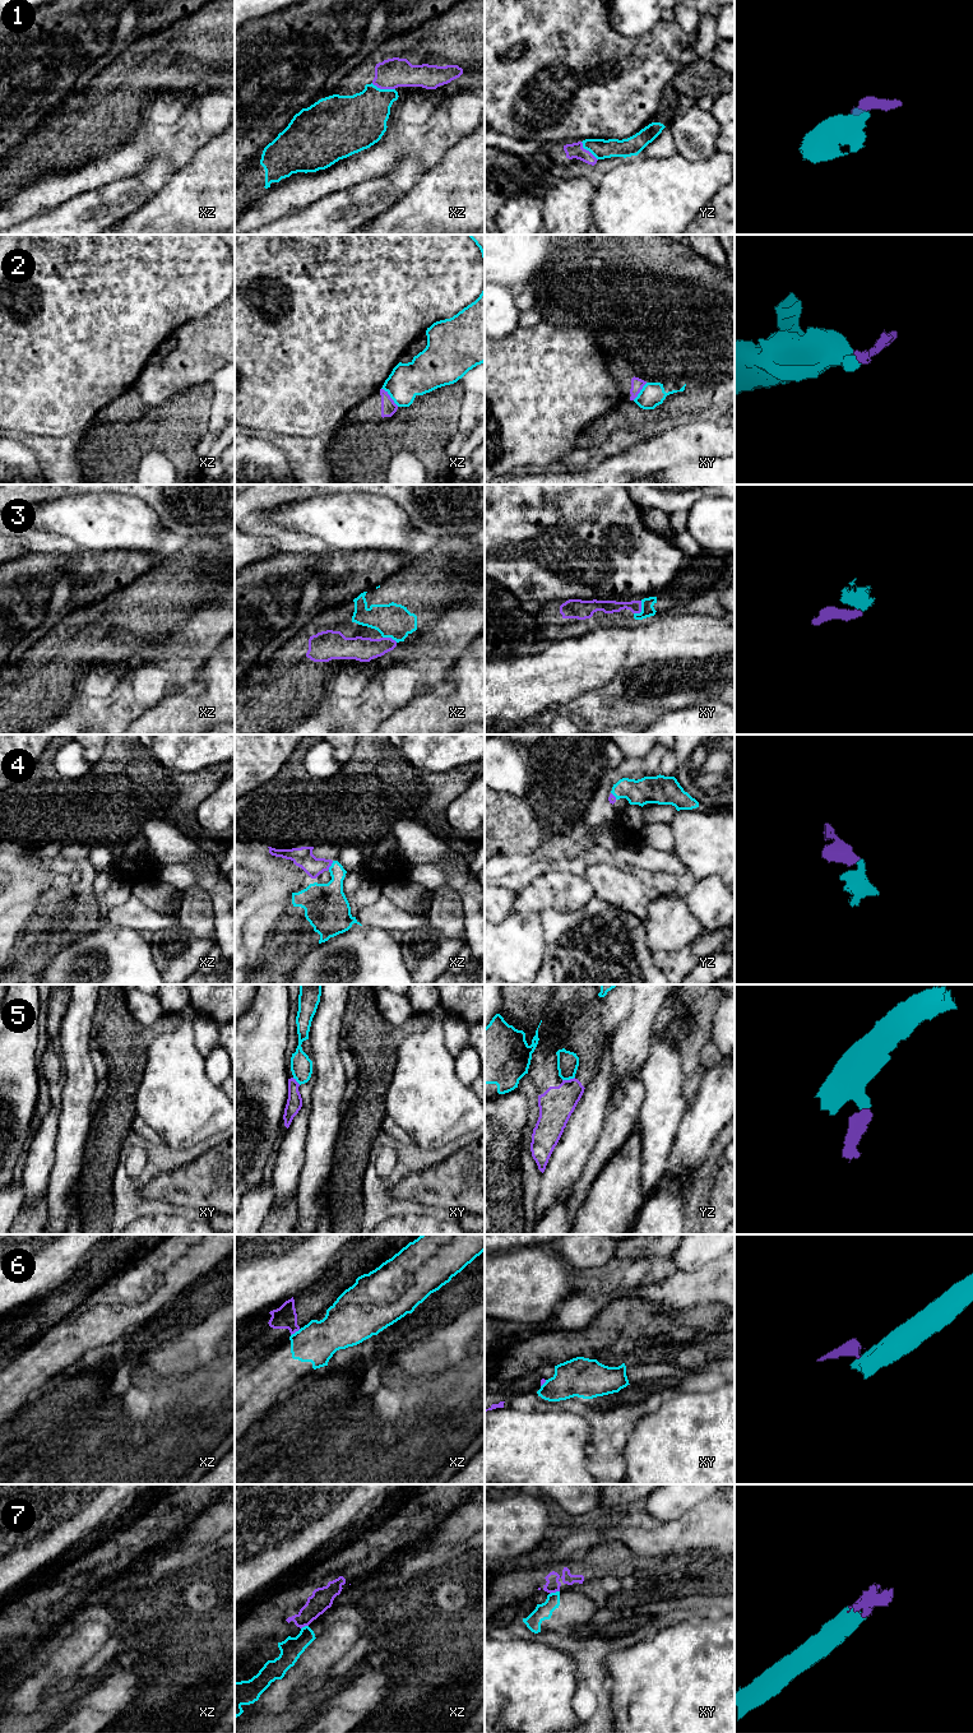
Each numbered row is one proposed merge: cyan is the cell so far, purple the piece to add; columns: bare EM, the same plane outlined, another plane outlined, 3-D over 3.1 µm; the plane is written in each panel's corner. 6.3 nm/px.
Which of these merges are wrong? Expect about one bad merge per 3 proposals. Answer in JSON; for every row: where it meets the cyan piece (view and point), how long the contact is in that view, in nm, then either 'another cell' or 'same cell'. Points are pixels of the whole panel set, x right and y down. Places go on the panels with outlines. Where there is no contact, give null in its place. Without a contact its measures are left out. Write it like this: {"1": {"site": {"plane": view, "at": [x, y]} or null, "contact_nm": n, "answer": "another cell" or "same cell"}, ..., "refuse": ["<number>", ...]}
{"1": {"site": {"plane": "xz", "at": [383, 89]}, "contact_nm": 160, "answer": "same cell"}, "2": {"site": {"plane": "xz", "at": [390, 397]}, "contact_nm": 160, "answer": "another cell"}, "3": {"site": {"plane": "xy", "at": [642, 610]}, "contact_nm": 100, "answer": "same cell"}, "4": {"site": {"plane": "xz", "at": [332, 865]}, "contact_nm": 70, "answer": "same cell"}, "5": {"site": {"plane": "yz", "at": [568, 1079]}, "contact_nm": 80, "answer": "another cell"}, "6": {"site": {"plane": "xz", "at": [296, 1331]}, "contact_nm": 80, "answer": "another cell"}, "7": {"site": {"plane": "xy", "at": [554, 1593]}, "contact_nm": 70, "answer": "another cell"}, "refuse": ["2", "5", "6", "7"]}

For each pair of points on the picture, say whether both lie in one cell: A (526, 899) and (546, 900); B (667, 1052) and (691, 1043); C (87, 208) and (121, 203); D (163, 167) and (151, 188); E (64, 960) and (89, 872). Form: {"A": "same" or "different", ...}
{"A": "same", "B": "different", "C": "same", "D": "same", "E": "different"}

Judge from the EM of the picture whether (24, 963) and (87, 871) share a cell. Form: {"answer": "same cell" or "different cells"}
{"answer": "same cell"}

